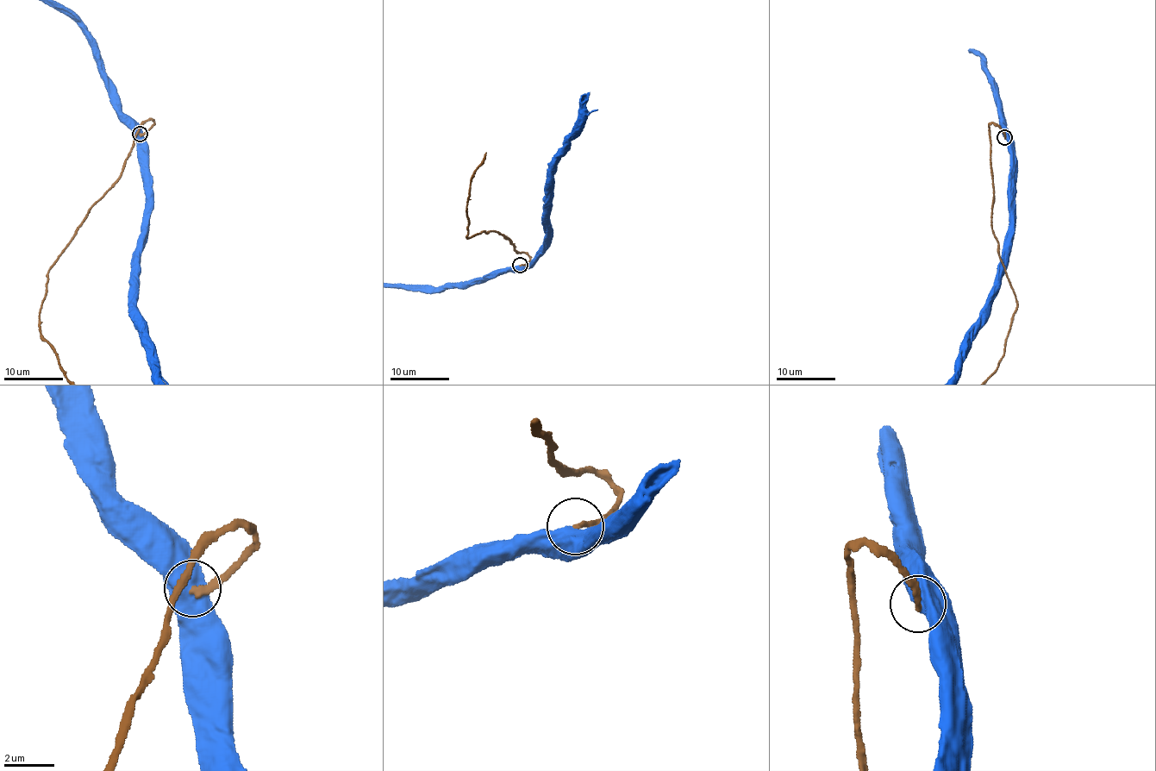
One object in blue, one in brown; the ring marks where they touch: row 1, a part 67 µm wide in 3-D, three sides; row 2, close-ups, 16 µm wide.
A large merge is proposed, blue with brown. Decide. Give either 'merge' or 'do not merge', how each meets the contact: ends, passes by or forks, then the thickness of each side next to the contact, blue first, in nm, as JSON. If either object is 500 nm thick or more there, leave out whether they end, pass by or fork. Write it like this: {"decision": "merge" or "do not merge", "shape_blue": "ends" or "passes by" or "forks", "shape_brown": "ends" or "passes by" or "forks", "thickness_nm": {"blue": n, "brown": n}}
{"decision": "do not merge", "thickness_nm": {"blue": 750, "brown": 240}}

